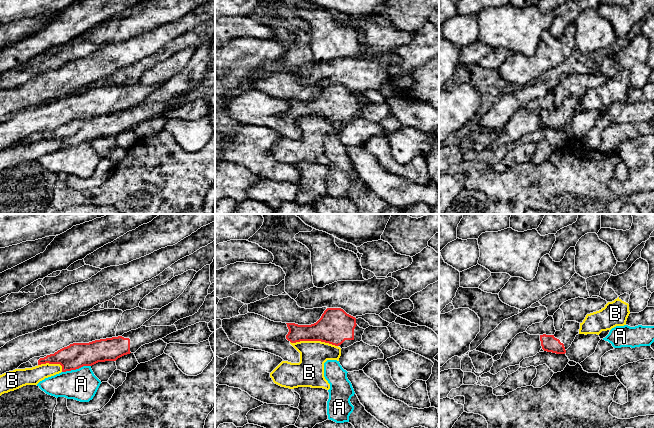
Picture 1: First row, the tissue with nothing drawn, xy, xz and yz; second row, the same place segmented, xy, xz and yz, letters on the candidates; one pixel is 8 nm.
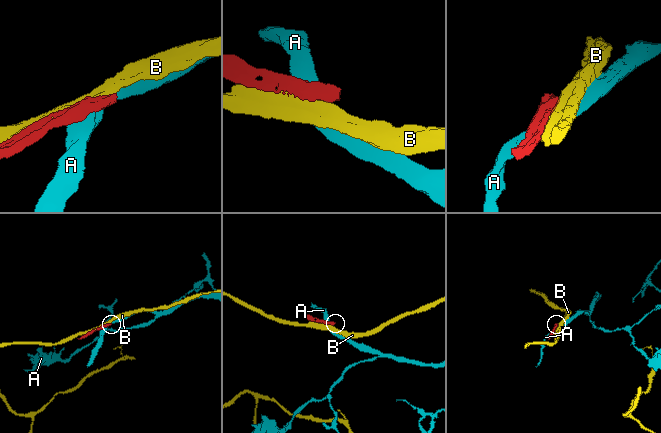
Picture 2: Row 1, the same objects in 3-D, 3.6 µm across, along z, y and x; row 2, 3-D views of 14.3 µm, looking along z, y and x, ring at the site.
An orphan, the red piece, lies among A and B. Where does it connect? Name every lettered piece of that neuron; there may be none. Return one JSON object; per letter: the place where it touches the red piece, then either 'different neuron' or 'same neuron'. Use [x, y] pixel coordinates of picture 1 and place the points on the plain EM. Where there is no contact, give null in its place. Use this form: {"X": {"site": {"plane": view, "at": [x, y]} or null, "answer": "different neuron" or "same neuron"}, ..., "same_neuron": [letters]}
{"A": {"site": {"plane": "xy", "at": [76, 144]}, "answer": "different neuron"}, "B": {"site": {"plane": "xz", "at": [314, 116]}, "answer": "different neuron"}, "same_neuron": []}

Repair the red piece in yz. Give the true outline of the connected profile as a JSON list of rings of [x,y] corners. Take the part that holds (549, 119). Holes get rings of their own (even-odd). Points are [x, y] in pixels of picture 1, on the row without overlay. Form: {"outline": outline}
{"outline": [[[565,97],[563,104],[554,111],[540,111],[541,122],[544,127],[565,130],[575,113],[579,110],[580,99]]]}

